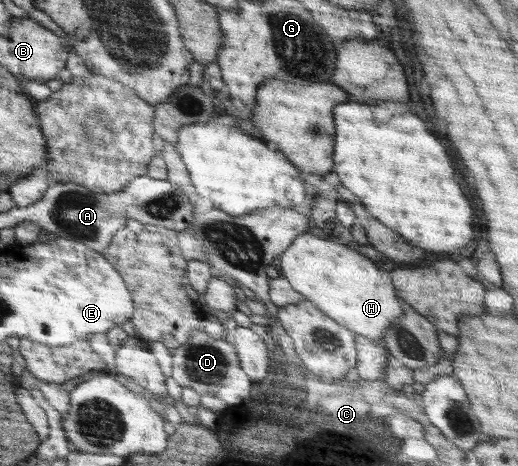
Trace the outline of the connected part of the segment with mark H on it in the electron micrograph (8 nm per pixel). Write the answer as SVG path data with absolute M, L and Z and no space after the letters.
M302 233L277 259L280 260L280 275L288 279L296 292L356 335L379 341L404 314L403 301L395 292L391 275L383 274L370 258L351 250L341 241Z

